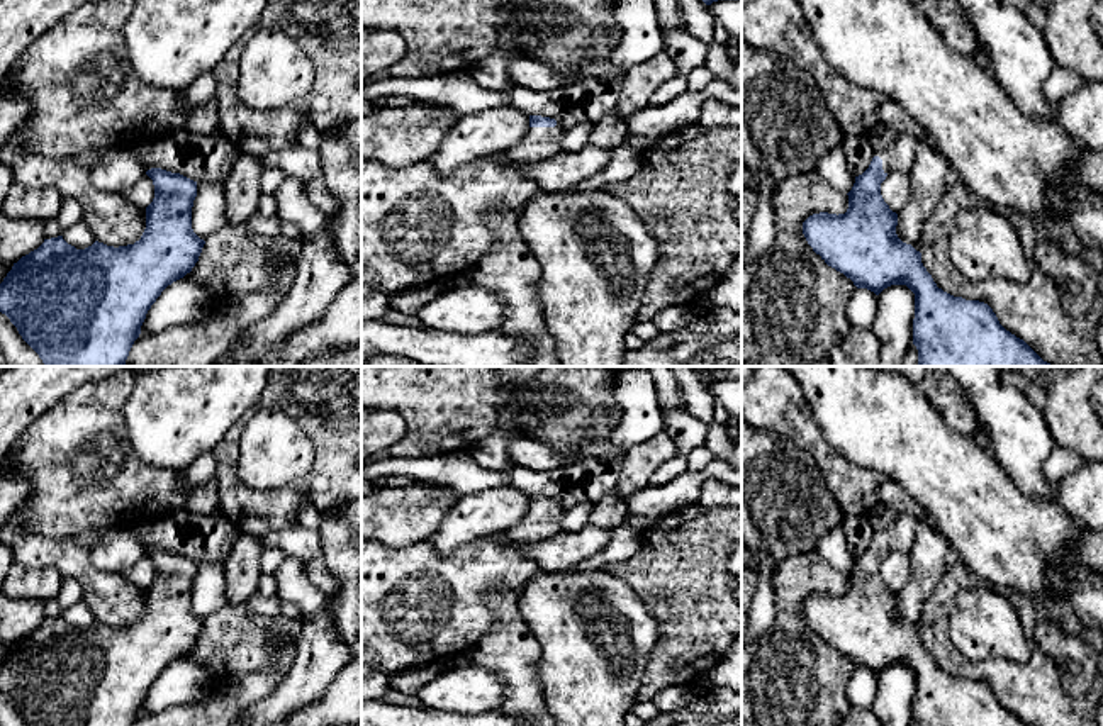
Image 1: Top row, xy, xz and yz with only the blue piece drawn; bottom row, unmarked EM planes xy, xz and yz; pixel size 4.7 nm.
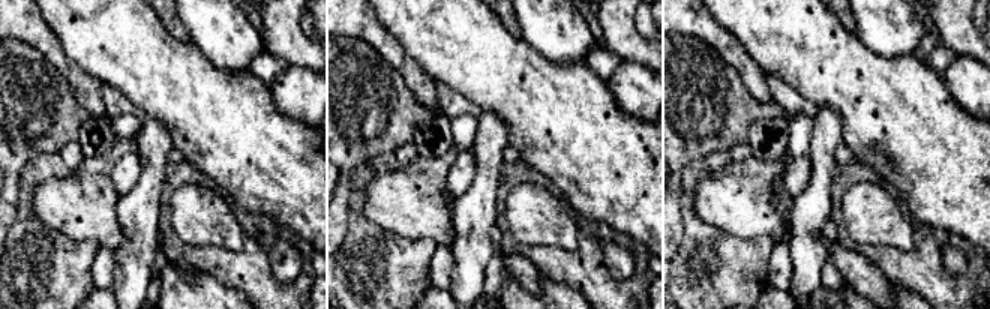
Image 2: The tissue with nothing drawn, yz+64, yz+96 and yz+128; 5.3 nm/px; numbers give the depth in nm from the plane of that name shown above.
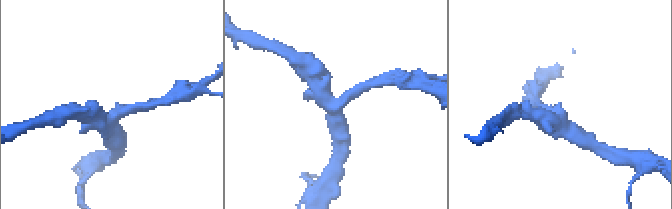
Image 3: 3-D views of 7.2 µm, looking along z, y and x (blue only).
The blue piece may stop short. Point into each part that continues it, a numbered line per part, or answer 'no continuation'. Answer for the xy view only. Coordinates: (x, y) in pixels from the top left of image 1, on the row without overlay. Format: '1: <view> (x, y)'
no continuation

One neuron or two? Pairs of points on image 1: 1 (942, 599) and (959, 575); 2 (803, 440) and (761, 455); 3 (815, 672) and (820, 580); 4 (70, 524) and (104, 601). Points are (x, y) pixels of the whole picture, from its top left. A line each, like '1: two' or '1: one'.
1: one
2: two
3: one
4: two

